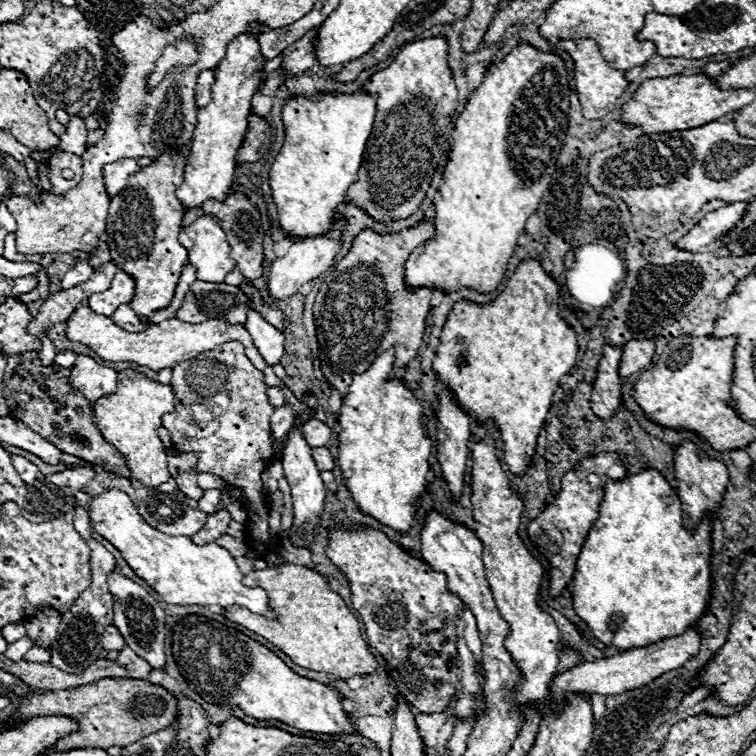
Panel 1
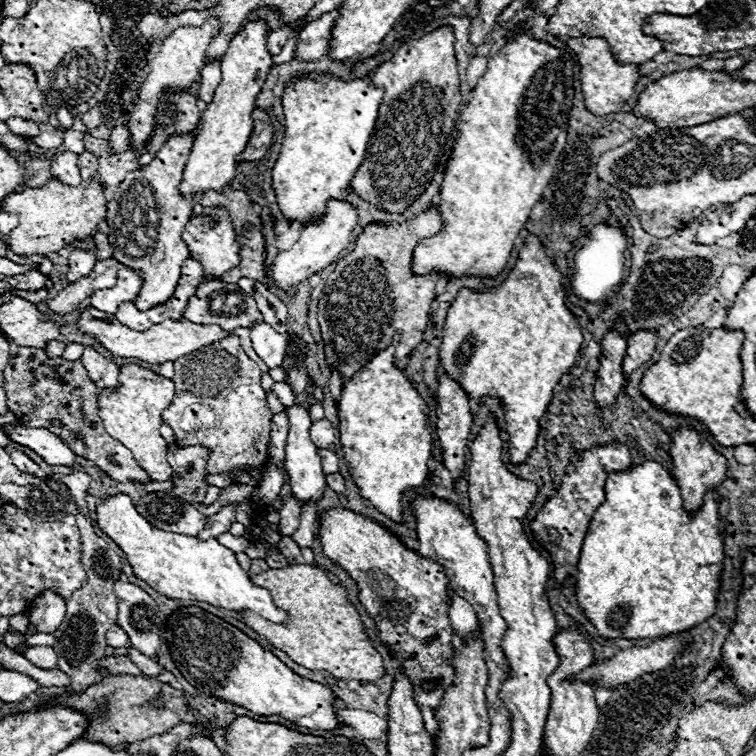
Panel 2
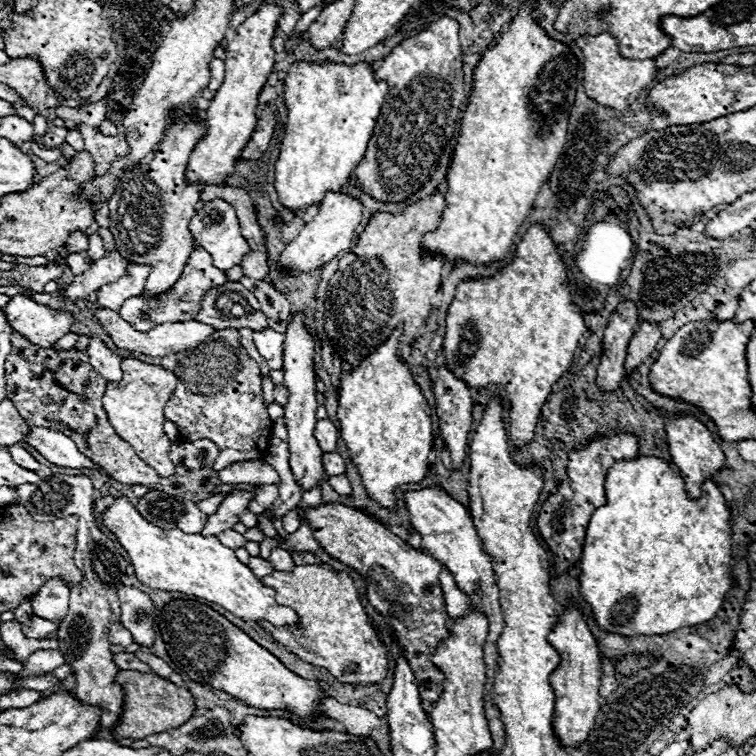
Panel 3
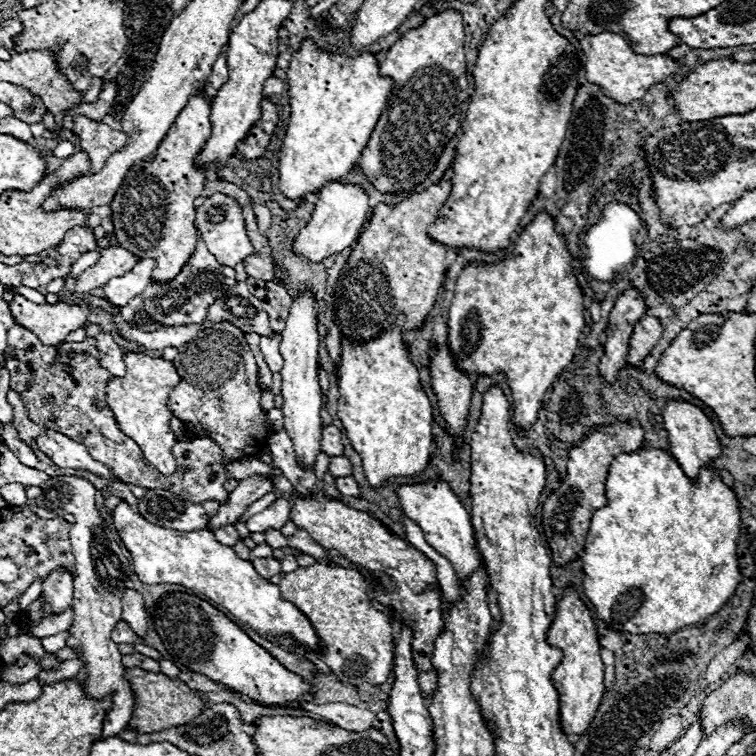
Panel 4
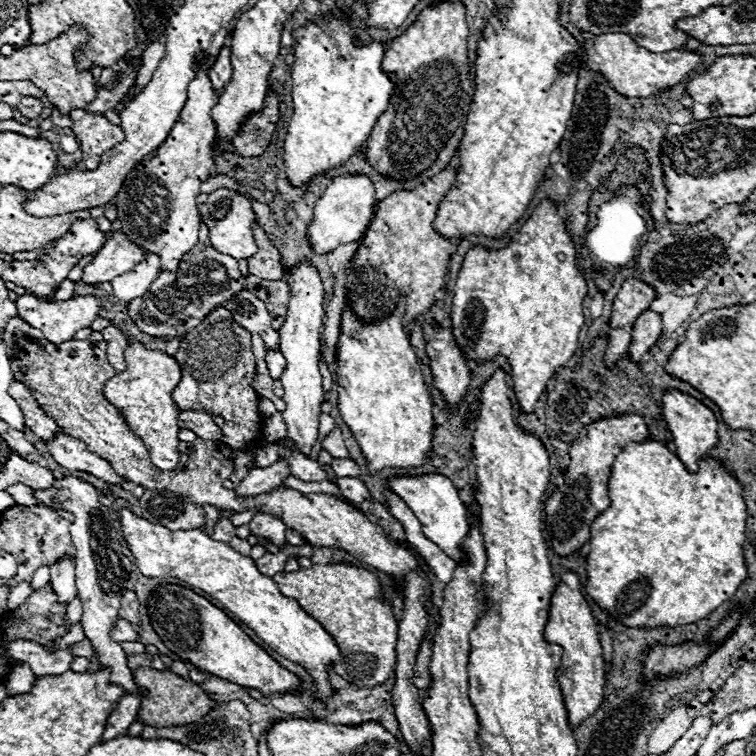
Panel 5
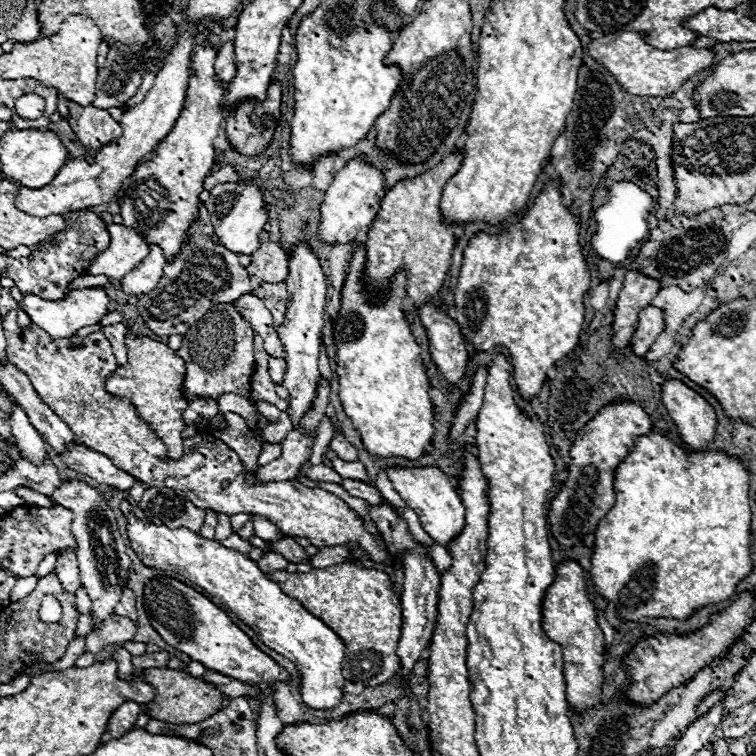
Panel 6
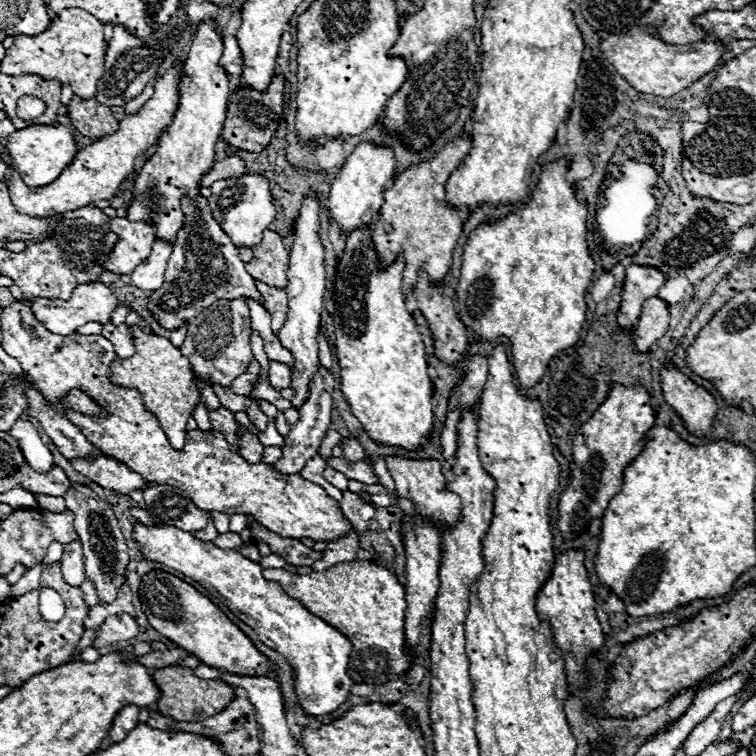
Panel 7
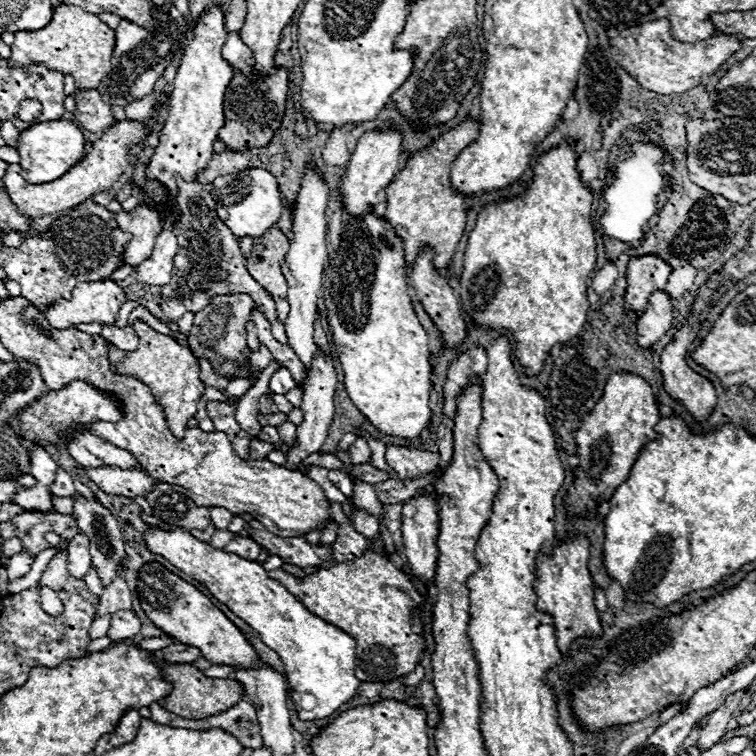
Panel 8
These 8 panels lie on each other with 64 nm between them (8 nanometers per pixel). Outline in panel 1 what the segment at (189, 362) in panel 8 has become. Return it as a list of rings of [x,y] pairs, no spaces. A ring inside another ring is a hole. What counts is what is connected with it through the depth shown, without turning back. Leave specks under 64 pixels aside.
[[[134,370],[118,372],[118,390],[94,404],[96,426],[102,430],[104,438],[124,454],[130,476],[140,480],[150,490],[158,488],[170,478],[166,466],[166,448],[156,434],[156,430],[162,426],[162,414],[170,410],[174,410],[172,386],[160,386]]]

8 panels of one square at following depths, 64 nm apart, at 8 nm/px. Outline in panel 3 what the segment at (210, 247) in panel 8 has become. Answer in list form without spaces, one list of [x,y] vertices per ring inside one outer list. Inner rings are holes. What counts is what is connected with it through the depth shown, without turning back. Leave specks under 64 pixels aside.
[[[194,248],[192,254],[190,254],[190,258],[188,258],[188,262],[184,264],[184,270],[182,270],[180,280],[174,284],[172,290],[168,290],[166,294],[160,294],[156,298],[150,298],[150,300],[144,300],[142,296],[130,298],[128,302],[124,302],[124,306],[120,306],[118,314],[134,330],[140,330],[140,332],[148,332],[150,328],[154,328],[156,324],[162,324],[162,322],[184,322],[184,320],[192,320],[194,314],[200,308],[200,300],[202,300],[204,292],[208,288],[222,286],[224,282],[226,282],[226,276],[224,276],[222,270],[218,270],[218,268],[212,266],[210,254],[206,250],[202,250],[202,248]]]

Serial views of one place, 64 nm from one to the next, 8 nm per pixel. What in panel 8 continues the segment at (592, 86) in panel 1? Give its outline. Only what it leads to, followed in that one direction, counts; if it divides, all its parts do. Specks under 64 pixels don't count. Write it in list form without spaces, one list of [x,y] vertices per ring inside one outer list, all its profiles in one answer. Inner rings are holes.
[[[654,20],[634,26],[628,32],[610,38],[610,46],[618,66],[628,70],[628,74],[632,74],[632,78],[636,78],[636,82],[644,90],[668,96],[686,92],[708,80],[710,74],[714,74],[740,48],[740,40],[736,36],[718,34],[702,42],[684,44],[670,36],[668,20]]]

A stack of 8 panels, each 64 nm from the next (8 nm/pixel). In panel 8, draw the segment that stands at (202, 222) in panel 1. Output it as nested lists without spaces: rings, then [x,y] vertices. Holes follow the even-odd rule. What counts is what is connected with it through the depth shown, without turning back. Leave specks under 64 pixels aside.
[[[262,168],[226,174],[212,182],[214,186],[212,198],[216,198],[216,214],[238,240],[244,236],[260,238],[270,226],[278,222],[278,218],[282,216],[282,200],[276,184],[278,184],[276,178]]]

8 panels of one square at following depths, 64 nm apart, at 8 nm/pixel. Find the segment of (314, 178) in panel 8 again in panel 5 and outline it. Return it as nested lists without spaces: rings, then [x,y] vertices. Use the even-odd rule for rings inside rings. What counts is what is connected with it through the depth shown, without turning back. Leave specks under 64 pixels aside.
[[[302,264],[294,270],[290,276],[290,304],[288,304],[288,316],[284,326],[278,330],[280,334],[280,352],[286,358],[284,374],[280,376],[284,386],[284,402],[286,410],[282,412],[288,438],[294,440],[298,450],[304,456],[310,456],[316,440],[318,440],[318,424],[320,424],[320,412],[324,402],[324,390],[322,390],[322,378],[318,372],[320,362],[320,326],[322,326],[322,314],[324,314],[324,286],[320,282],[318,272],[310,264]]]

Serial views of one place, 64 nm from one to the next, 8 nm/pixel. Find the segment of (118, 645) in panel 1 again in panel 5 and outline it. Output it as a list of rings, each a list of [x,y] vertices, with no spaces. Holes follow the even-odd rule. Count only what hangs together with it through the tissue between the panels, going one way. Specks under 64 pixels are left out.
[[[118,620],[116,622],[116,626],[112,628],[112,632],[110,632],[110,636],[112,636],[112,640],[116,642],[136,642],[136,640],[140,640],[140,636],[138,636],[138,632],[134,630],[134,626],[128,622],[128,620]]]

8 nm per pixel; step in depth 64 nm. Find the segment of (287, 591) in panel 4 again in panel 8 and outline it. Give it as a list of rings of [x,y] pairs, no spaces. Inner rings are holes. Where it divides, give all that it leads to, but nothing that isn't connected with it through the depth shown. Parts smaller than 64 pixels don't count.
[[[374,548],[374,552],[368,552],[358,560],[342,562],[332,568],[320,570],[316,574],[308,574],[304,580],[284,572],[282,568],[270,570],[268,574],[272,574],[272,578],[276,578],[288,592],[296,594],[296,598],[300,598],[300,602],[304,602],[304,606],[312,614],[316,614],[322,620],[330,622],[332,626],[348,632],[356,640],[356,650],[354,650],[356,670],[354,670],[354,674],[360,682],[394,680],[398,676],[408,674],[410,670],[414,670],[418,666],[418,658],[424,650],[424,638],[422,638],[422,622],[420,622],[418,614],[416,614],[416,618],[412,616],[412,610],[422,602],[422,596],[418,594],[414,582],[402,570],[394,568],[380,548]]]

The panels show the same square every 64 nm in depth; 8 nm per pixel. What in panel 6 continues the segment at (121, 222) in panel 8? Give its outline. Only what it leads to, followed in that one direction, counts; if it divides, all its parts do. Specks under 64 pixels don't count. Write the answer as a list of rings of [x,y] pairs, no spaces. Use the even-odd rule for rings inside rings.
[[[110,224],[108,232],[112,234],[112,246],[98,254],[96,262],[88,268],[90,276],[108,276],[110,280],[118,280],[130,270],[134,270],[150,252],[150,246],[138,236],[134,228],[126,228],[120,224]]]

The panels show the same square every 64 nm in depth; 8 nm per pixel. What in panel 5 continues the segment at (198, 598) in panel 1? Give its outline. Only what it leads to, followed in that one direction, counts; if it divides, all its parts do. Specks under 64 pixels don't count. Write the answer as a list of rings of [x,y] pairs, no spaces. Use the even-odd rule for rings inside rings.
[[[120,508],[120,526],[128,550],[136,558],[140,574],[148,578],[178,578],[188,582],[192,588],[204,590],[210,598],[218,600],[238,620],[252,628],[266,644],[270,644],[282,656],[302,664],[316,682],[318,696],[332,696],[332,686],[326,676],[326,666],[340,658],[338,646],[328,632],[308,616],[296,600],[280,594],[278,584],[260,574],[254,560],[238,554],[224,542],[216,542],[204,530],[168,530],[160,524],[152,524],[140,516],[134,516],[128,508]]]

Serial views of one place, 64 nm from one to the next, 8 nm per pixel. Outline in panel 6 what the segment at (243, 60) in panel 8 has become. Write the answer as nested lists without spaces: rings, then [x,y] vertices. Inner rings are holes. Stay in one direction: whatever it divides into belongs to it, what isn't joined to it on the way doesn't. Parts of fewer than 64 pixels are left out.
[[[224,42],[218,50],[218,58],[214,62],[216,78],[224,84],[228,84],[236,76],[236,60],[234,60],[234,44]]]

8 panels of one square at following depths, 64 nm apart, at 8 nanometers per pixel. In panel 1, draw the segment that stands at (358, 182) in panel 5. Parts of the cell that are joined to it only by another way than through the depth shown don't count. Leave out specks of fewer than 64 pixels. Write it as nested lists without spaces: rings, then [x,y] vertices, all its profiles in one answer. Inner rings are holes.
[[[328,236],[306,238],[306,240],[294,242],[292,248],[288,250],[288,254],[284,258],[274,260],[272,266],[270,266],[270,274],[268,274],[268,294],[270,294],[270,298],[274,302],[284,300],[292,294],[296,294],[306,282],[322,276],[334,264],[334,256],[336,256],[338,250],[340,250],[340,240],[330,240]]]

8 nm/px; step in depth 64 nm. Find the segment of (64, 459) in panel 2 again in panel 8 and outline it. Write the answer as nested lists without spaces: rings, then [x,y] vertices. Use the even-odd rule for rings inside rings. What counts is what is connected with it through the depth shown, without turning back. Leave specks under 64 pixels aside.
[[[98,466],[98,468],[86,468],[86,474],[104,492],[116,494],[116,496],[126,496],[126,498],[146,496],[156,486],[156,480],[140,470]]]

